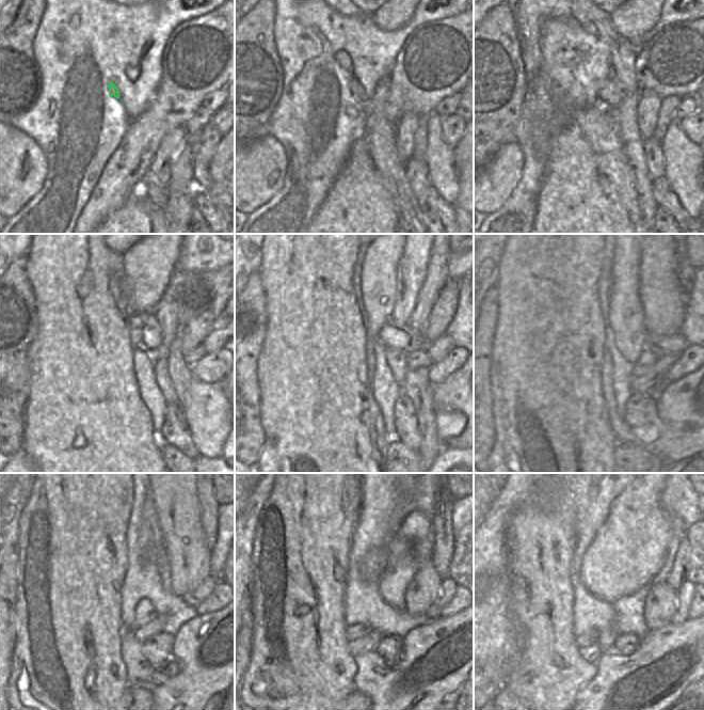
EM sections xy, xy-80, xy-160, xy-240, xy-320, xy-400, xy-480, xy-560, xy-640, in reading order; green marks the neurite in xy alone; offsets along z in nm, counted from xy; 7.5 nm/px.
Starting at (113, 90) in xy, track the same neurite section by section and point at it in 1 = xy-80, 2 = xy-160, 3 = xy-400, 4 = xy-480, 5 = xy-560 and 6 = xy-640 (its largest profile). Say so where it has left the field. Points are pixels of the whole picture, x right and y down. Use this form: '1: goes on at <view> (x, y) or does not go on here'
1: goes on at xy-80 (355, 88)
2: goes on at xy-160 (609, 96)
3: goes on at xy-400 (660, 345)
4: goes on at xy-480 (204, 590)
5: goes on at xy-560 (448, 587)
6: goes on at xy-640 (685, 596)

